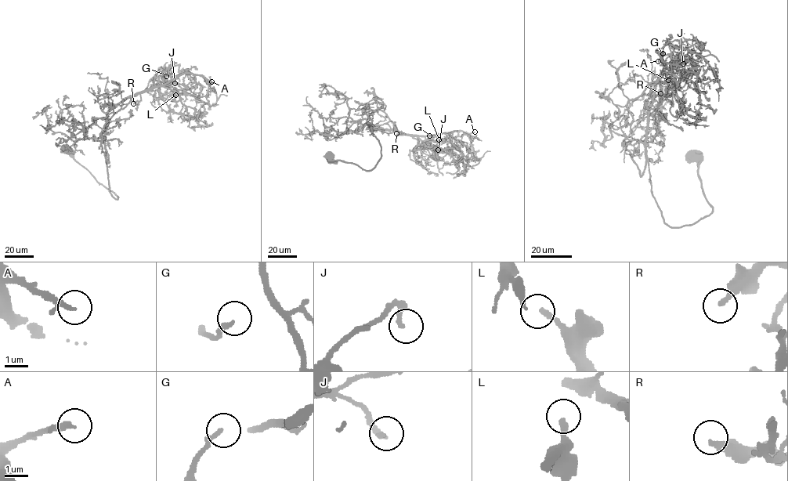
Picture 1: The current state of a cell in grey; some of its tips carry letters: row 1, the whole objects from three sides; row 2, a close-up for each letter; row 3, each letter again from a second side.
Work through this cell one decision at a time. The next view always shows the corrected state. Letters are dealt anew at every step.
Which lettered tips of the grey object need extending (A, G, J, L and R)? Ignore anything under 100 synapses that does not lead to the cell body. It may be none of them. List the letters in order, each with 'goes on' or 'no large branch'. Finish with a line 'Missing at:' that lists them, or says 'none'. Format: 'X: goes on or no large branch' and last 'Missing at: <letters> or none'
A: goes on
G: no large branch
J: no large branch
L: no large branch
R: no large branch
Missing at: A

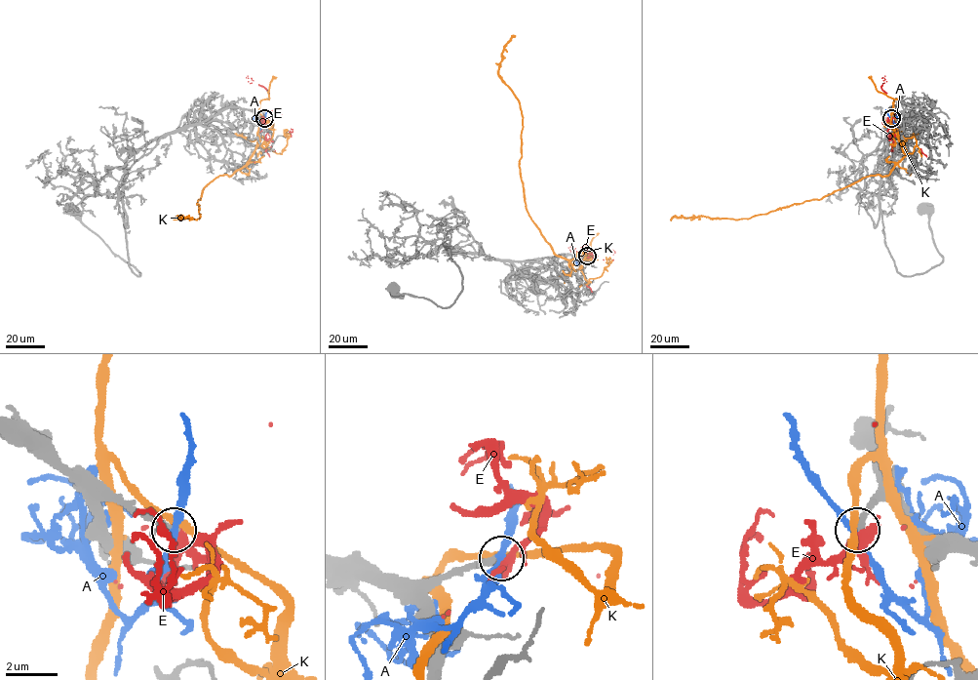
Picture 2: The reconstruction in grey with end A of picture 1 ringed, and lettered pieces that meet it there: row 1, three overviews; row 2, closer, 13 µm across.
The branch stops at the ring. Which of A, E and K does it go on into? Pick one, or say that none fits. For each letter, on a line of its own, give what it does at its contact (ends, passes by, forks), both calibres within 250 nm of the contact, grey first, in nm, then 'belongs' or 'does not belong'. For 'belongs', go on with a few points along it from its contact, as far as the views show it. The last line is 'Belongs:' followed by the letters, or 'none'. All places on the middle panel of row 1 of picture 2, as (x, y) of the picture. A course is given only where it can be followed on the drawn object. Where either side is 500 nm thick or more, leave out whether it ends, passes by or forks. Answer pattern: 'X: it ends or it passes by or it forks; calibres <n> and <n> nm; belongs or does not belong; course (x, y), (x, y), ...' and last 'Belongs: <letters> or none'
A: it passes by; calibres 280 and 220 nm; does not belong
E: it passes by; calibres 240 and 360 nm; does not belong
K: it passes by; calibres 300 and 240 nm; does not belong
Belongs: none

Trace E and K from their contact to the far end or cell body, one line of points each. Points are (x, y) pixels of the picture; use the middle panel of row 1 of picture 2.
E: (587, 256), (590, 252), (589, 257), (590, 254), (594, 258), (588, 257), (587, 285), (592, 292)
K: (586, 256), (575, 270), (569, 260), (553, 251), (527, 210), (519, 167), (521, 109), (498, 73), (511, 36)

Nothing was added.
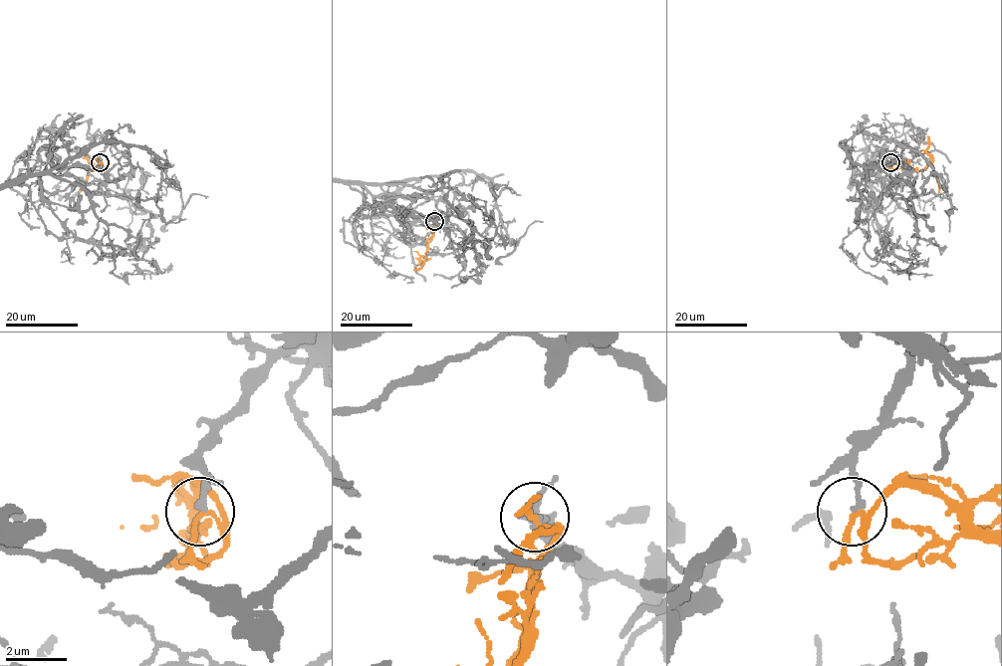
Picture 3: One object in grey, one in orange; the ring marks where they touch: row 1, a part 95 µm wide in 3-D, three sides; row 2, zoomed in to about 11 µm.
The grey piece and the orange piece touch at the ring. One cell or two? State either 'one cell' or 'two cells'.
two cells

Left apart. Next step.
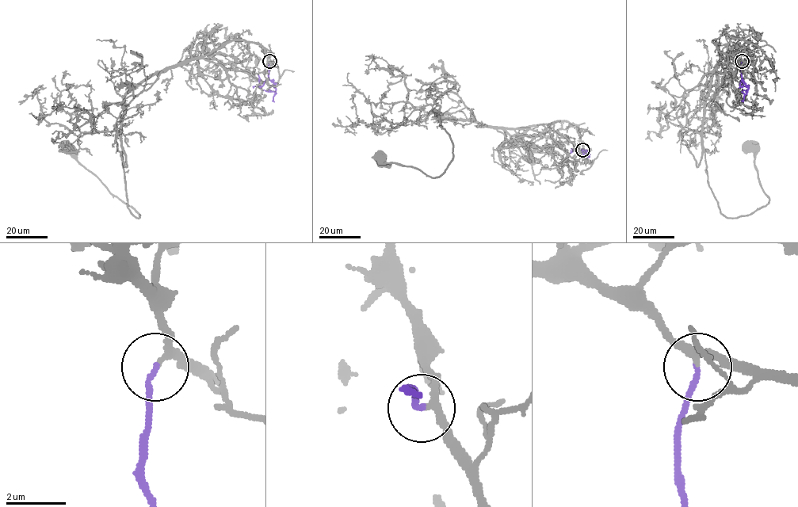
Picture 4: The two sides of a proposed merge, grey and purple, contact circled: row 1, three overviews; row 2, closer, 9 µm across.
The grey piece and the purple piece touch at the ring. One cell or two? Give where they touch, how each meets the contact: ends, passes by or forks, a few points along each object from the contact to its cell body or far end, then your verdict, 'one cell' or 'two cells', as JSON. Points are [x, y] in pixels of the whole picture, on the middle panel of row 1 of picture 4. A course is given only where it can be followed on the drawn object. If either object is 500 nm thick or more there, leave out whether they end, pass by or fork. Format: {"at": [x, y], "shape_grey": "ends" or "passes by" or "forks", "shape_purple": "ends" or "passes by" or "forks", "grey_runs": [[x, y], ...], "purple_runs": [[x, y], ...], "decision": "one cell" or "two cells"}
{"at": [582, 150], "shape_grey": "passes by", "shape_purple": "ends", "grey_runs": [[582, 150], [579, 128], [566, 121], [490, 127], [434, 109], [452, 145], [440, 175], [381, 156]], "purple_runs": [[582, 150], [589, 156], [586, 150], [577, 151]], "decision": "one cell"}

